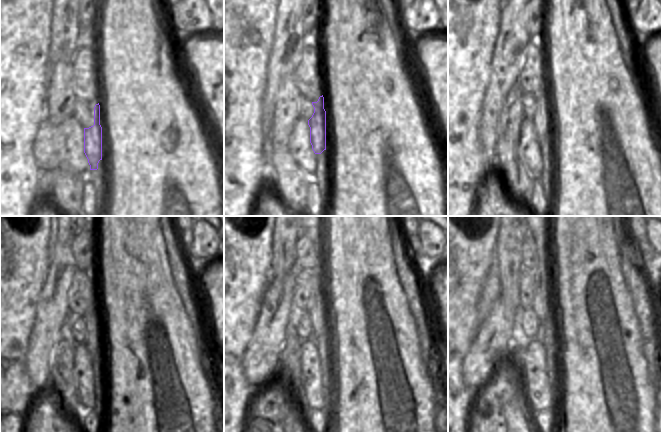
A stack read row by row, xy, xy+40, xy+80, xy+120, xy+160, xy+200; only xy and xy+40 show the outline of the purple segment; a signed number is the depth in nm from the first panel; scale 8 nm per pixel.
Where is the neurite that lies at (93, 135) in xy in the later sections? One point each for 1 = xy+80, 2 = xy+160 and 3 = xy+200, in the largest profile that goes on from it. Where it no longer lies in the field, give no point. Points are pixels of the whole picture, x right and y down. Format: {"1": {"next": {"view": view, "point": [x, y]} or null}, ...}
{"1": {"next": {"view": "xy+80", "point": [541, 120]}}, "2": {"next": {"view": "xy+160", "point": [316, 308]}}, "3": {"next": {"view": "xy+200", "point": [542, 280]}}}

